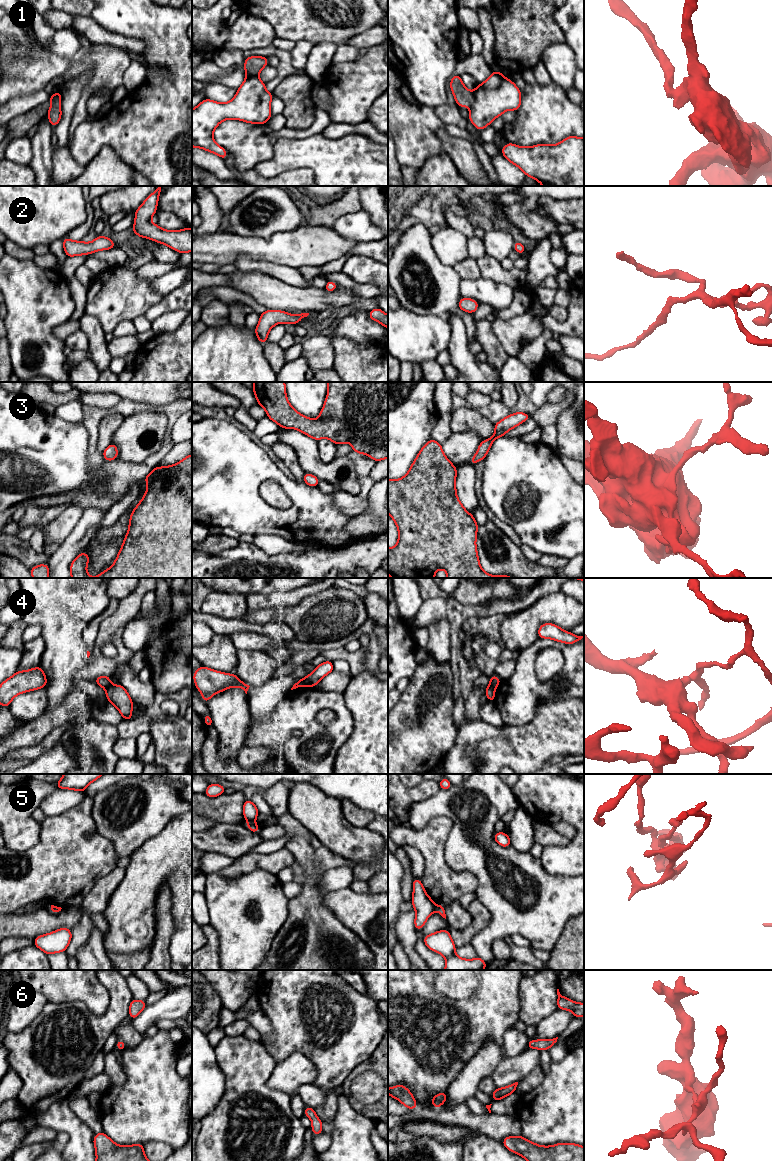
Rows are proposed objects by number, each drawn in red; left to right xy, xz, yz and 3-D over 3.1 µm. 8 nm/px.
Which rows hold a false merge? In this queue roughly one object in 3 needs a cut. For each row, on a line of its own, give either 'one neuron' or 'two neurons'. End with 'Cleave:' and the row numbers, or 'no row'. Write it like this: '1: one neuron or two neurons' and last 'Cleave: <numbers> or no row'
1: two neurons
2: one neuron
3: one neuron
4: two neurons
5: two neurons
6: one neuron
Cleave: 1, 4, 5

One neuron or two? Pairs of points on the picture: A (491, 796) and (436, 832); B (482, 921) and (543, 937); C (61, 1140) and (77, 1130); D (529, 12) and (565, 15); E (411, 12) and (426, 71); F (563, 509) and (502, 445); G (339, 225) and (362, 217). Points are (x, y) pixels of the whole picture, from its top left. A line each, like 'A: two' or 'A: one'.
A: two
B: two
C: two
D: two
E: one
F: one
G: one

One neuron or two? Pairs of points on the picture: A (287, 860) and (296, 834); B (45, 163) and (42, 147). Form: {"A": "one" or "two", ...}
{"A": "two", "B": "one"}

